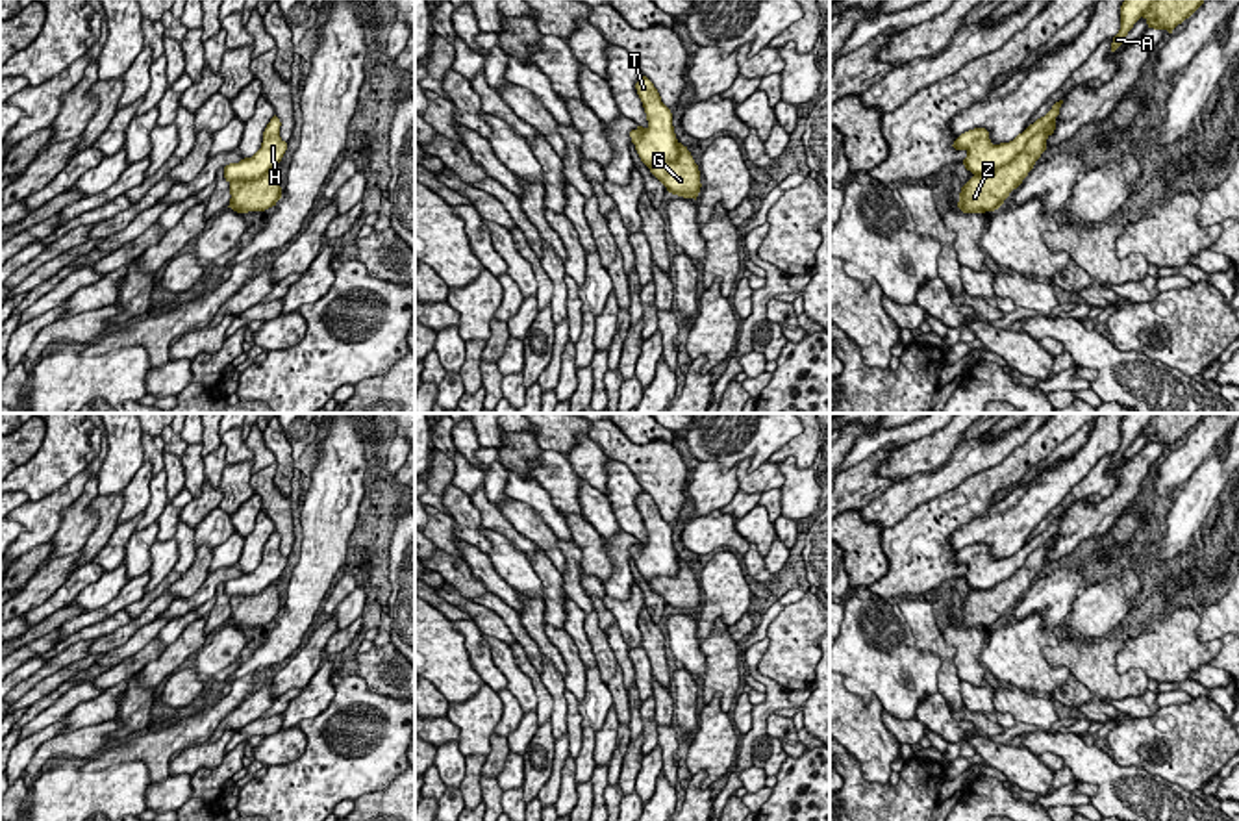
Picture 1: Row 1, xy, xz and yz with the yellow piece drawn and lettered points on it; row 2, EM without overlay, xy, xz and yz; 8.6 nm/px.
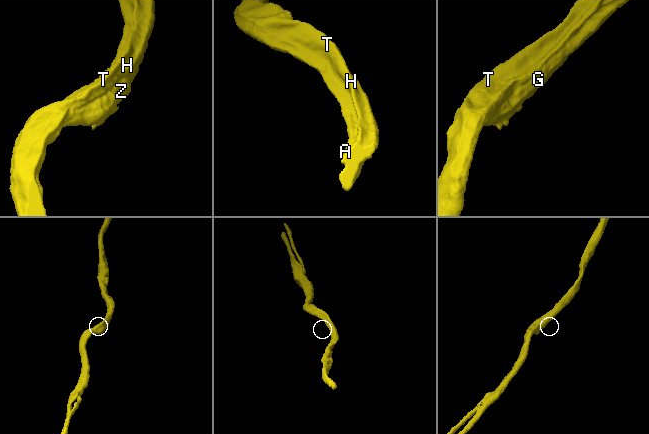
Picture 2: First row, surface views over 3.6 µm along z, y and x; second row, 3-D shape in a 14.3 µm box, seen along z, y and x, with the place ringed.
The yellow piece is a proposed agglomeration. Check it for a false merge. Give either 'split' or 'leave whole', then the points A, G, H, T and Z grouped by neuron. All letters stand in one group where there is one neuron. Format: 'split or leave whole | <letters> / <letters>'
split | A H T / G Z

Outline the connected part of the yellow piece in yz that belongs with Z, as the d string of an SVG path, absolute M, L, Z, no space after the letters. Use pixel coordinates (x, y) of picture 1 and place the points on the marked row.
M1056 120L1035 133L1024 150L1009 163L1002 165L991 174L972 176L961 187L957 208L963 213L985 213L998 209L1009 193L1022 183L1035 161L1046 150L1046 139L1054 133L1054 130Z

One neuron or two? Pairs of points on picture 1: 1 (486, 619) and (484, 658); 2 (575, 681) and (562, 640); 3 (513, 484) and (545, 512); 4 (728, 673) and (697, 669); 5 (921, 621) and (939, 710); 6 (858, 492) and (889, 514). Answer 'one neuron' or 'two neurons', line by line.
1: two neurons
2: one neuron
3: one neuron
4: two neurons
5: two neurons
6: two neurons

